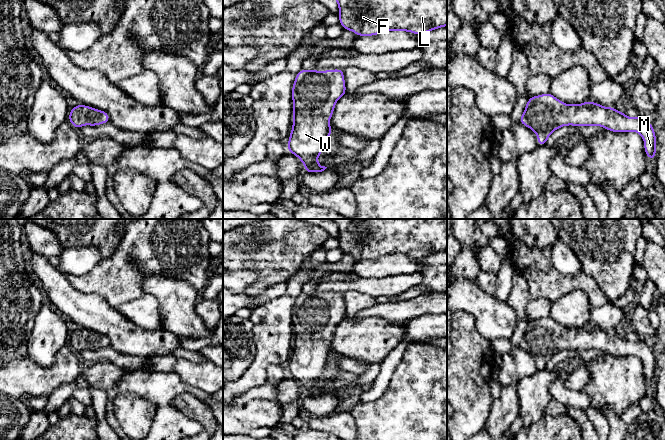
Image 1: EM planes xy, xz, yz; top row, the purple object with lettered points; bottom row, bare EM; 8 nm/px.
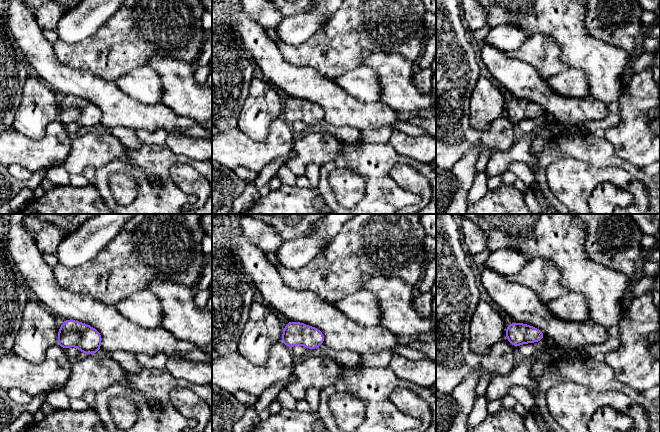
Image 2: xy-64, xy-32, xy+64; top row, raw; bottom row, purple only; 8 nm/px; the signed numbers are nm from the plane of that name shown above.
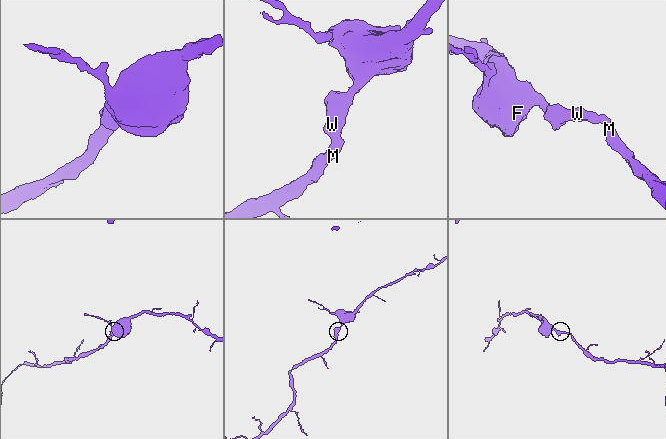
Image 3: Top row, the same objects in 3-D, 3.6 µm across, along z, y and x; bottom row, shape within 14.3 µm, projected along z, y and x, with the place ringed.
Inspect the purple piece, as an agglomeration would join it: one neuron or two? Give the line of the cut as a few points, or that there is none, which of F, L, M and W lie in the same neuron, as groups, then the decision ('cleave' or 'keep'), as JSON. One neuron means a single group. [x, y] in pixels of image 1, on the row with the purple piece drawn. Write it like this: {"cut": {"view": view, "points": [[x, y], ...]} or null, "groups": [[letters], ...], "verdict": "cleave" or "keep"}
{"cut": null, "groups": [["F", "L", "M", "W"]], "verdict": "keep"}

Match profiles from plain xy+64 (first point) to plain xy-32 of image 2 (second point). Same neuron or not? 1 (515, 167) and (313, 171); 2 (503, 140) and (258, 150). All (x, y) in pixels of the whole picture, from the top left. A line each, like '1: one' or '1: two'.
1: two
2: one

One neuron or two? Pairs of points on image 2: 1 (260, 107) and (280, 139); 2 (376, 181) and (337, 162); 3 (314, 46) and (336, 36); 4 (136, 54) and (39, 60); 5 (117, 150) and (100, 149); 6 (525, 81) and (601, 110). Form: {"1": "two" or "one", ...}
{"1": "two", "2": "one", "3": "one", "4": "two", "5": "one", "6": "one"}

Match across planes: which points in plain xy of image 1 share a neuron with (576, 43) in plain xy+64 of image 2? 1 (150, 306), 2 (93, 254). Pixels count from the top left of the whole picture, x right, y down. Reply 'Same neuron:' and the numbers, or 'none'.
Same neuron: none

